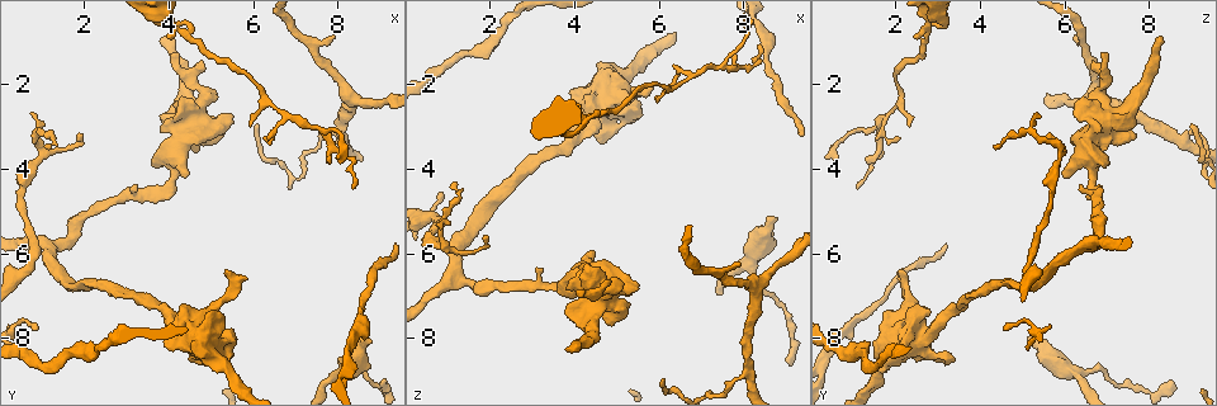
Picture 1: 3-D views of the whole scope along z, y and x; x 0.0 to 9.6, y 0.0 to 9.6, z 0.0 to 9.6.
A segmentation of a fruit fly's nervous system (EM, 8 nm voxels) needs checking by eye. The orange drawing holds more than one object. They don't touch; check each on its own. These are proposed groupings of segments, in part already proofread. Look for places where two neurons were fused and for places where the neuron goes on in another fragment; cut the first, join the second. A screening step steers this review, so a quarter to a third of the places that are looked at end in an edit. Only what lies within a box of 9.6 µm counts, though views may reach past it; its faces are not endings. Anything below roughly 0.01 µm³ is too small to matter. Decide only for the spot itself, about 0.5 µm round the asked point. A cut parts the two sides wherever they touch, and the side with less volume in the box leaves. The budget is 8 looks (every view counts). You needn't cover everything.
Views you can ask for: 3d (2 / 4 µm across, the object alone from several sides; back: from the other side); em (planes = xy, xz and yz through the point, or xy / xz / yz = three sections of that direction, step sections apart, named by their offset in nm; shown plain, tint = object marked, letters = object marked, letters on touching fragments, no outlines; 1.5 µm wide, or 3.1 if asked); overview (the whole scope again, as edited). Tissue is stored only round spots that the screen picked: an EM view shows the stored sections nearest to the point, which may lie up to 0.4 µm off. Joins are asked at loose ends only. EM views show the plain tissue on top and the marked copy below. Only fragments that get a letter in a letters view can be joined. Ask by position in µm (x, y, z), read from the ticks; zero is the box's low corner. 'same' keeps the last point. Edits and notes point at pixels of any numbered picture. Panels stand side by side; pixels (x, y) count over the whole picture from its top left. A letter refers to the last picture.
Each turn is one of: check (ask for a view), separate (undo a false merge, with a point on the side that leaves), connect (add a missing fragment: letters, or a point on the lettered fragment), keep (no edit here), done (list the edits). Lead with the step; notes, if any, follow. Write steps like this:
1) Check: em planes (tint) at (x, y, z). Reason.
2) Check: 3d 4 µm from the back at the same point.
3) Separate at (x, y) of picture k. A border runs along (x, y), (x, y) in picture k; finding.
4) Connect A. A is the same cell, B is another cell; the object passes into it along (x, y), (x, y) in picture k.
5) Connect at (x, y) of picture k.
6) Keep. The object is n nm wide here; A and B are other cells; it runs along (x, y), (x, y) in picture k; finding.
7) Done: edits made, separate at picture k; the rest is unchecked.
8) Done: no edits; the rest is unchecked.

Check: 3d 2 µm from the back at (5.30, 6.40, 2.15). Free end.

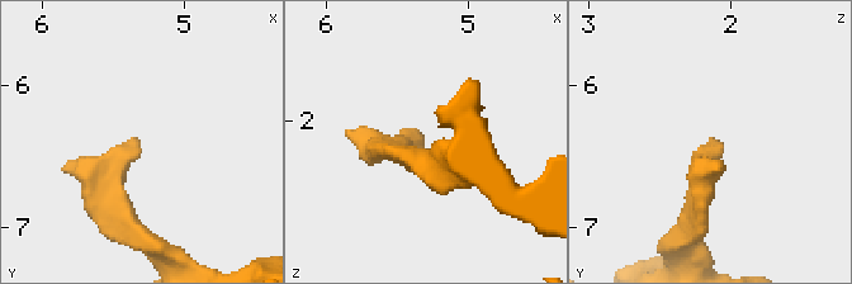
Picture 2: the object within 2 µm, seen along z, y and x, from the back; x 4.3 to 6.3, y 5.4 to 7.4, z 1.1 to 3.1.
Check: em xy step 4 (tint) at (5.32, 6.40, 2.12).

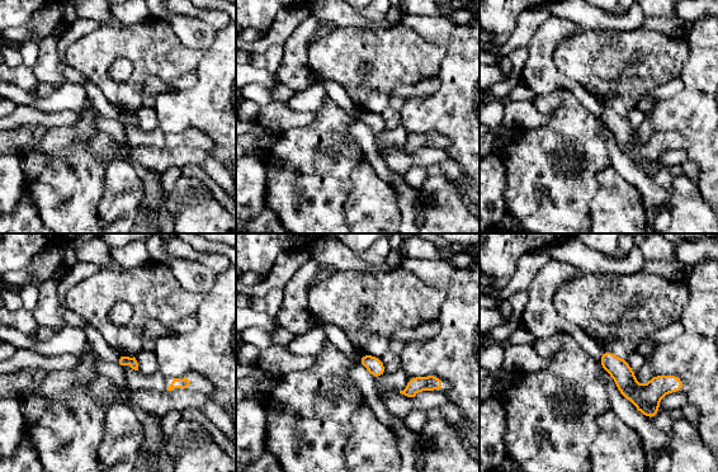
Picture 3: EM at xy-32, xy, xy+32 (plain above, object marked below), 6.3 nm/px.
Check: em xy step 4 (letters) at the same point.

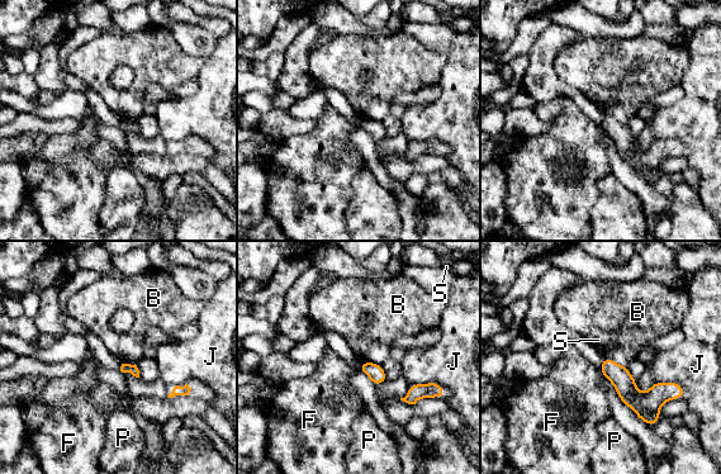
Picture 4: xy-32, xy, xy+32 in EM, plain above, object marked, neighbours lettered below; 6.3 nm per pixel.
Keep. B, F, J, P and S are other cells; a border runs along (603, 356), (626, 366) in picture 4; none of them fits.

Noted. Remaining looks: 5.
Check: 3d 2 µm at (1.00, 3.55, 5.90). A narrow waist.

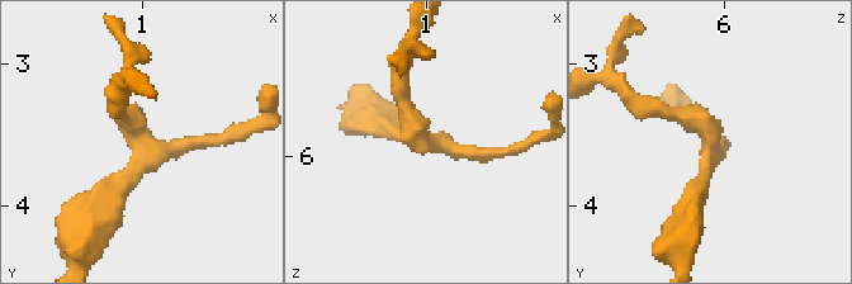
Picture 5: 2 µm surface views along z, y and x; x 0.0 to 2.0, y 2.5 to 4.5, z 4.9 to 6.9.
Check: em xz step 8 (tint) at (1.02, 3.62, 5.88). Need the tissue.

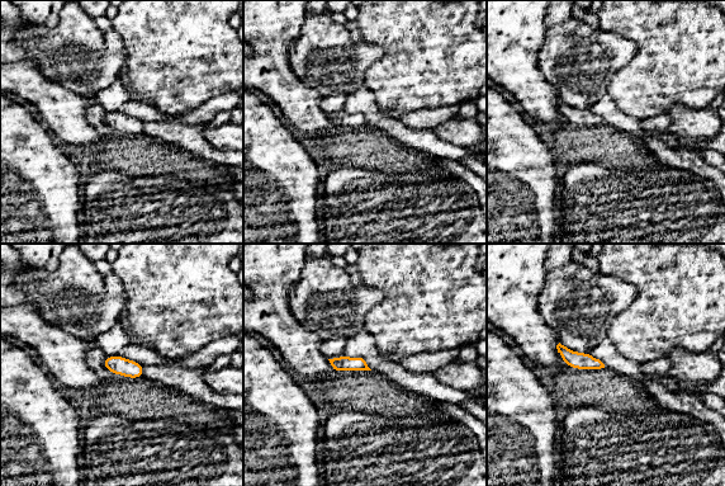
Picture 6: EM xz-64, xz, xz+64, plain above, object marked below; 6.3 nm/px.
Check: em planes (letters) at the same point. Another direction.

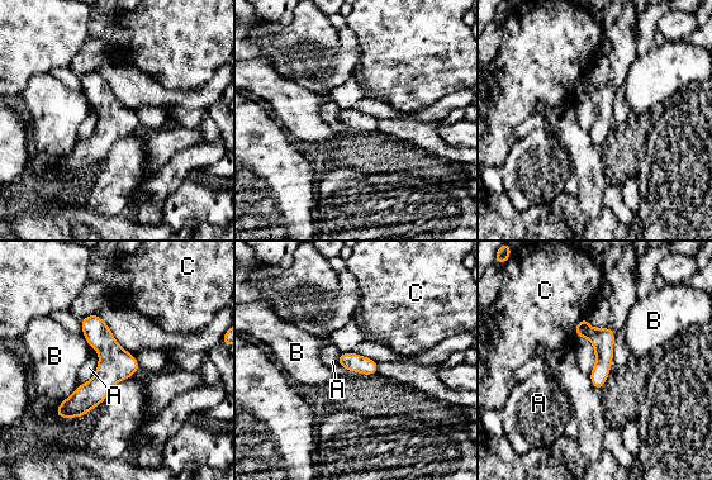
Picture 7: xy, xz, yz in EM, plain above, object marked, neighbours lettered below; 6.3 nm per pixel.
Keep. The object is 120 nm wide here; A, B and C are other cells; it runs along (94, 317), (105, 376), (58, 413) in picture 7; continuous, no second neuron.

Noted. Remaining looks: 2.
Done: no edits; the rest is unchecked.

